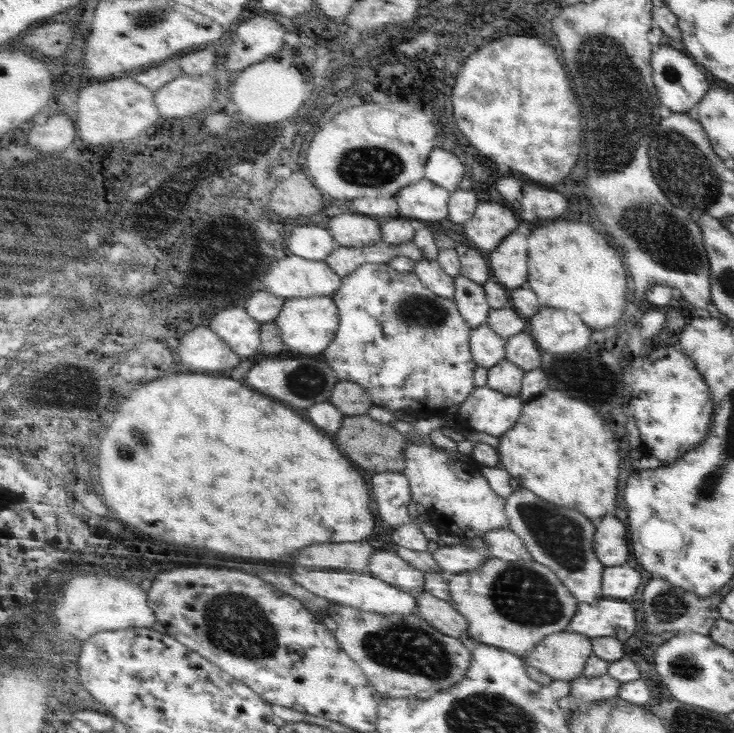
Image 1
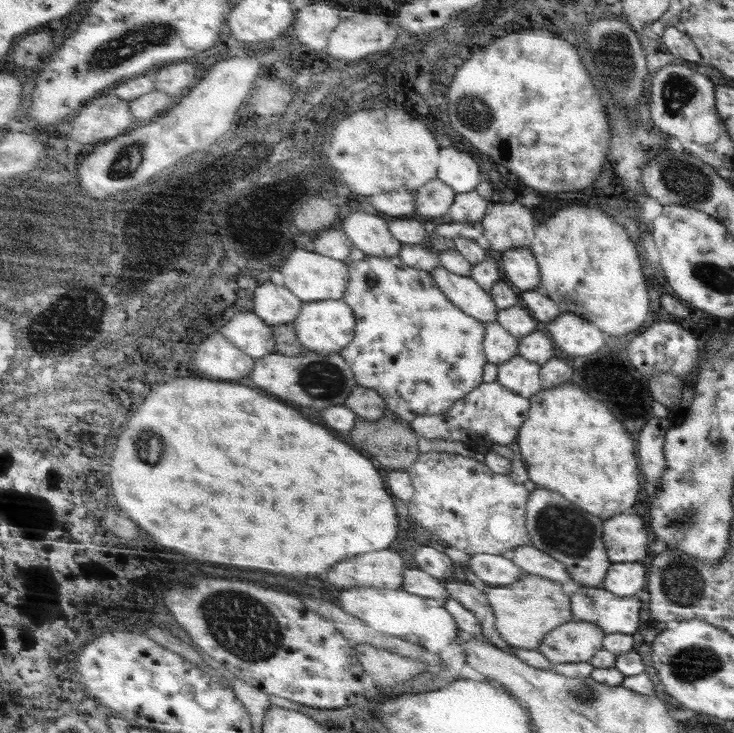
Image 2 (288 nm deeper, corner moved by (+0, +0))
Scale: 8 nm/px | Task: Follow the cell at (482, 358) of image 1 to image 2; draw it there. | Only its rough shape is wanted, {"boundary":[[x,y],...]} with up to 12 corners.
{"boundary":[[485,322],[483,352],[499,366],[517,354],[513,340],[497,322]]}

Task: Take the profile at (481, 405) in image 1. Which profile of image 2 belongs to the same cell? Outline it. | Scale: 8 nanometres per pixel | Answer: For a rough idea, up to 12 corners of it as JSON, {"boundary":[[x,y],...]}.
{"boundary":[[481,384],[445,414],[411,422],[427,440],[511,446],[529,400]]}

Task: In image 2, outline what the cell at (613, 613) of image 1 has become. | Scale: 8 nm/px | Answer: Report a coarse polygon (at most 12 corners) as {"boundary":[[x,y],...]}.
{"boundary":[[575,590],[573,620],[605,634],[633,636],[639,600]]}

